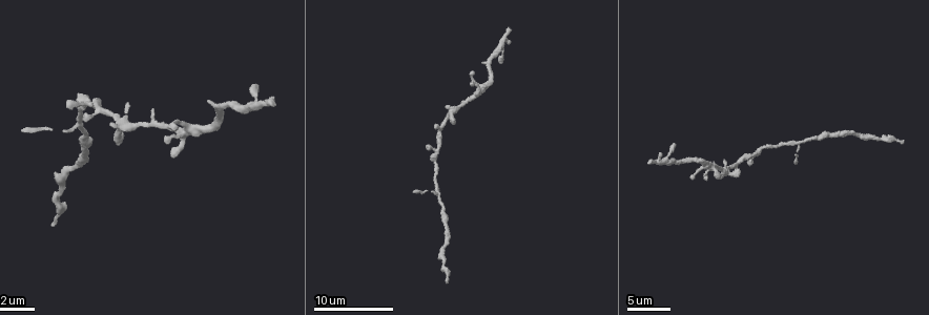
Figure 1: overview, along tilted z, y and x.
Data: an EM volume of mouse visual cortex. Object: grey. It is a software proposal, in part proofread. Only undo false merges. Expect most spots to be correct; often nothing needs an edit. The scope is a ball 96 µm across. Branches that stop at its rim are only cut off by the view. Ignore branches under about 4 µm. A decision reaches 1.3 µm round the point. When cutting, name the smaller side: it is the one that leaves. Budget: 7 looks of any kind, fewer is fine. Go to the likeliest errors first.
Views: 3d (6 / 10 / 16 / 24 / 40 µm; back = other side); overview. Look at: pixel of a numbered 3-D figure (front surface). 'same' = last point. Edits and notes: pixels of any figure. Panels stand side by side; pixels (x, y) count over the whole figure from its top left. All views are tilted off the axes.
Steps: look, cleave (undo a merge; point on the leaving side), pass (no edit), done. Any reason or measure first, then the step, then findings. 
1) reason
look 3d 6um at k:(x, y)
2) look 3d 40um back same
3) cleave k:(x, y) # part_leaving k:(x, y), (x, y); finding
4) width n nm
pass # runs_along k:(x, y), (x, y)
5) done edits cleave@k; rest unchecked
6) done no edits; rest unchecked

branch point
look 3d 10um at 1:(435, 150)

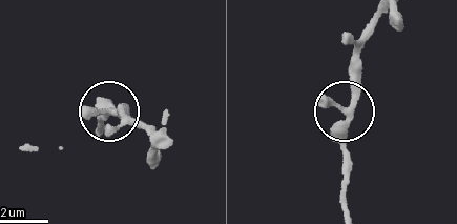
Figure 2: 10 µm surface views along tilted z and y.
look 3d 6um at 2:(351, 111)

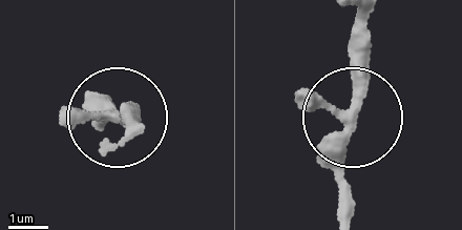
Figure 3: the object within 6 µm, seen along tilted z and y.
arms 3
pass # runs_along 3:(349, 113), (335, 213); one neuron here

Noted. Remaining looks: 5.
arms run side by side
look 3d 10um at 1:(458, 107)

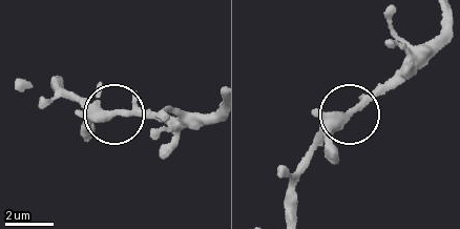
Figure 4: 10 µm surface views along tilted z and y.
width 250 nm
pass # runs_along 4:(290, 208), (305, 159), (406, 59); one neuron here

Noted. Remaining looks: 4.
a narrow waist
look 3d 6um at 1:(879, 138)

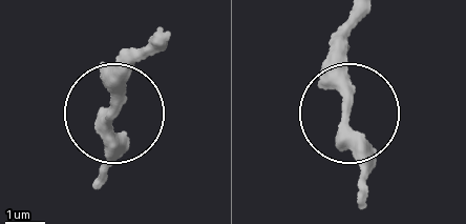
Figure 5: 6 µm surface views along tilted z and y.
width 330 nm
pass # runs_along 5:(152, 47), (133, 64), (105, 129), (97, 181); all the same neuron

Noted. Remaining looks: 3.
thick turns thin
look 3d 6um at 1:(84, 138)

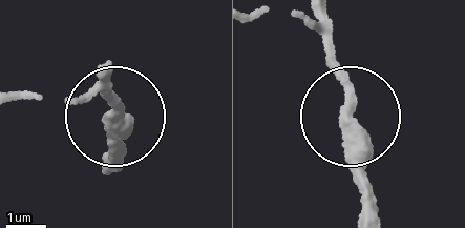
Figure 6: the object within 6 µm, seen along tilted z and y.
look 3d 6um back at 6:(347, 105)

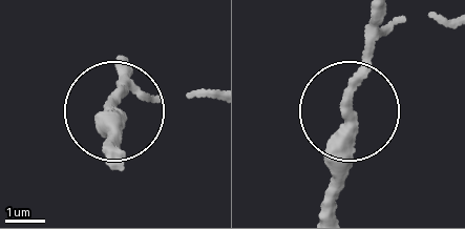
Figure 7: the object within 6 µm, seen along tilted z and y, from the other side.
width 290 nm
pass # runs_along 7:(124, 70), (115, 137), (125, 152); all the same neuron

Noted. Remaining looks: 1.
done no edits; rest unchecked

